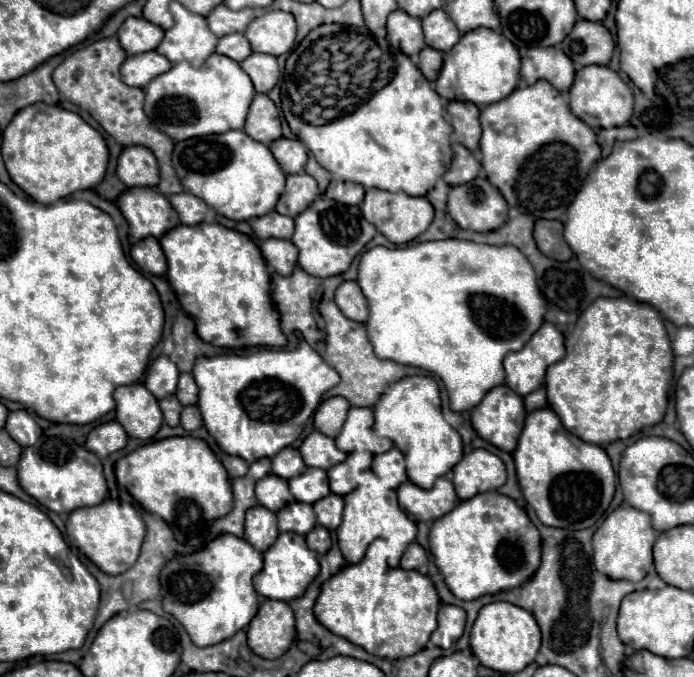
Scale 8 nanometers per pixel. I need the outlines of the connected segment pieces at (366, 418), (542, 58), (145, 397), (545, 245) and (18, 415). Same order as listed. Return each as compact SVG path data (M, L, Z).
M350 408L346 424L342 426L342 432L336 438L338 448L344 452L352 450L369 451L372 454L382 454L388 452L394 444L390 438L376 436L372 432L374 424L374 412L370 408Z
M556 46L552 48L530 48L522 58L520 76L526 84L536 80L550 80L556 90L568 92L574 82L572 60Z
M144 384L118 386L114 390L116 420L130 438L150 440L162 426L162 412L158 400L144 388Z
M536 220L534 240L538 244L538 250L552 260L566 262L572 258L572 250L562 236L562 222L558 220Z
M16 410L16 412L10 412L8 414L8 420L6 420L6 426L4 426L10 436L20 444L20 446L30 446L34 444L38 438L40 438L40 428L38 424L34 422L34 418L26 412L26 410Z

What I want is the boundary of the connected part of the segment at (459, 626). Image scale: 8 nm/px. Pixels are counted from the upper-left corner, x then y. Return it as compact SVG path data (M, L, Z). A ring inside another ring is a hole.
M442 604L438 610L438 628L432 634L432 642L440 648L450 648L464 632L466 612L452 604Z

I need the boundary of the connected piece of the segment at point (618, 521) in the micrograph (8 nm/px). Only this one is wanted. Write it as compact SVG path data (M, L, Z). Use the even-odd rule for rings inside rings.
M616 508L606 516L602 526L592 536L594 546L594 566L598 572L612 580L640 582L648 568L652 566L652 544L656 540L656 530L650 524L650 516L636 508Z

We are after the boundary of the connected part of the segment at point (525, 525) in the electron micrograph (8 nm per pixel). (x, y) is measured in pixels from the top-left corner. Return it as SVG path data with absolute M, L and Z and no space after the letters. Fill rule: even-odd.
M484 492L470 500L462 500L442 520L434 520L430 528L430 552L440 568L446 586L460 600L476 600L484 594L496 594L508 588L516 588L526 582L540 566L540 534L528 520L526 512L508 496L498 492Z

